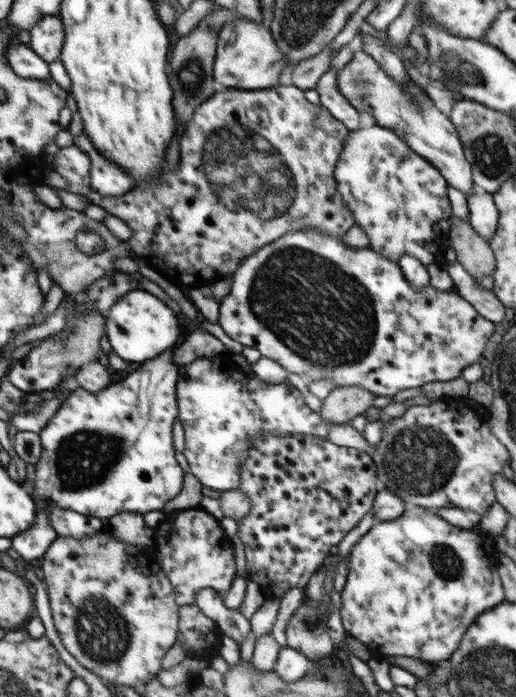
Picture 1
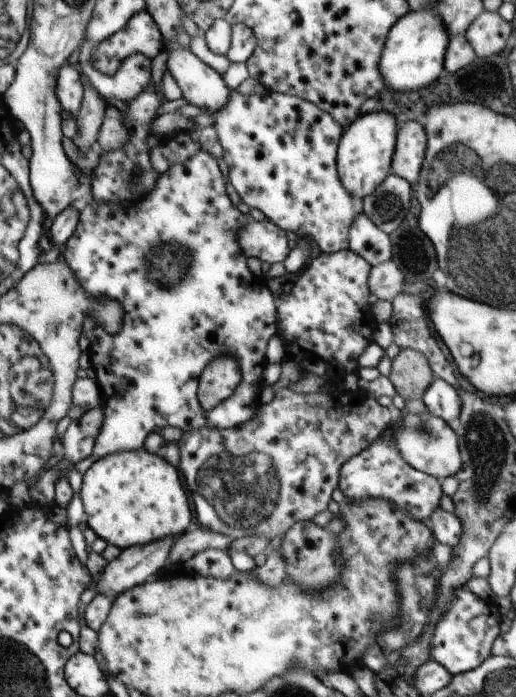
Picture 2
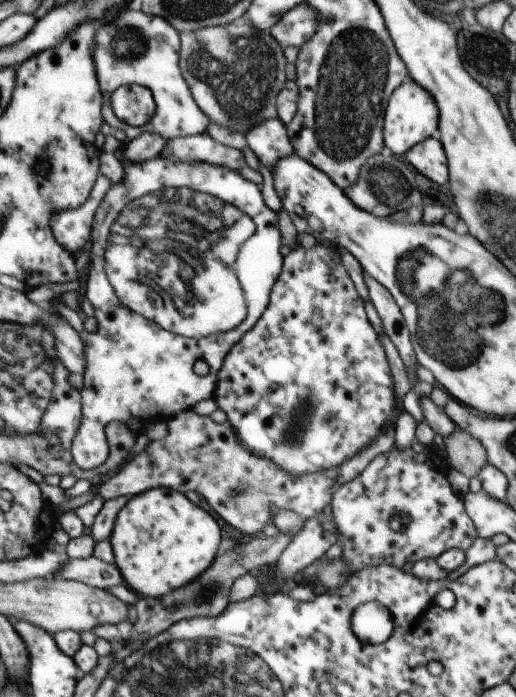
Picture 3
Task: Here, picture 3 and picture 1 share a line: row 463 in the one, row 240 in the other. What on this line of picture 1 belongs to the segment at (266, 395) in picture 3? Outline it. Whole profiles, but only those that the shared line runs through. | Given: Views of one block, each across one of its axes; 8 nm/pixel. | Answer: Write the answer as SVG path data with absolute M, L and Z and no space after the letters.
M318 227L310 229L296 229L274 240L272 244L266 244L247 258L243 258L238 269L229 278L232 280L230 292L219 301L219 326L224 332L240 344L256 348L262 357L270 358L278 362L288 373L298 374L308 382L316 380L328 380L336 387L360 386L377 396L395 396L399 390L418 388L428 382L448 382L461 376L462 370L470 364L477 362L490 336L494 333L495 324L477 315L474 305L466 302L454 289L438 291L430 284L422 289L414 289L408 279L404 277L398 263L389 260L386 256L367 248L351 248L343 242L342 236L330 235L320 231Z

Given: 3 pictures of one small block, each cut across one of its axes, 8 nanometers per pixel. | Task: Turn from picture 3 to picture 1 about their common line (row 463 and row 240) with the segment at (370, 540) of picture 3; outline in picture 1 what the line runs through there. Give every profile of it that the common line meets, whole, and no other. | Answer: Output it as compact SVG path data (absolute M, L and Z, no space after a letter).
M373 125L370 128L348 130L348 140L334 168L335 180L343 202L348 206L355 219L355 225L362 227L374 250L389 260L398 263L402 256L414 256L428 266L432 262L447 264L444 254L432 244L436 236L432 225L442 219L449 220L453 212L447 196L448 184L441 173L422 156L418 156L410 146L396 136L390 128Z

